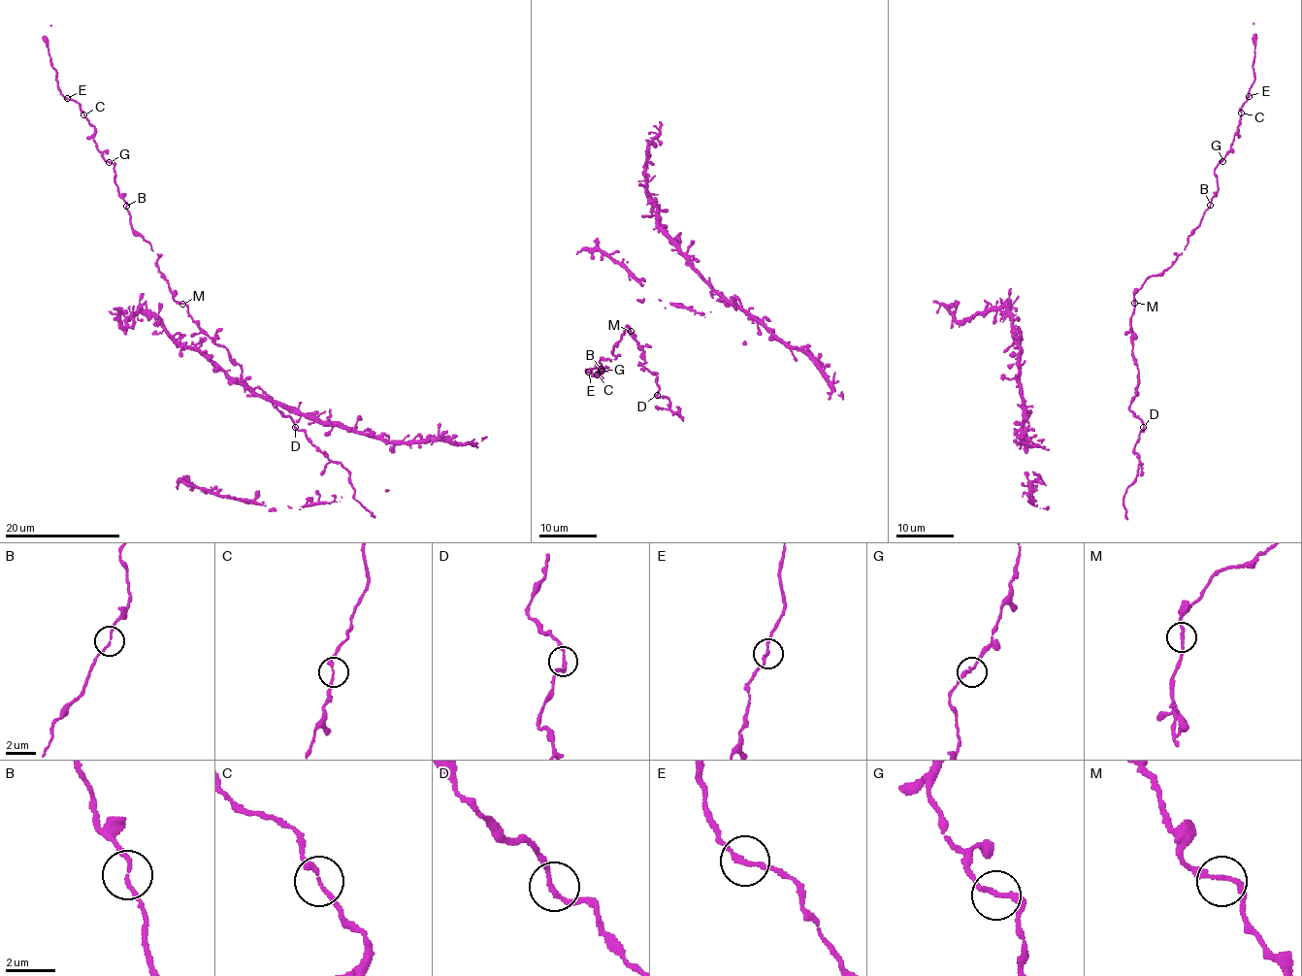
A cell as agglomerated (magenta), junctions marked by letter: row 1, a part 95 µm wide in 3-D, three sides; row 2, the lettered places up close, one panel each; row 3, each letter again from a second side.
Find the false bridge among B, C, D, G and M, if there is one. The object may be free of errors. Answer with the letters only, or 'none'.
none

